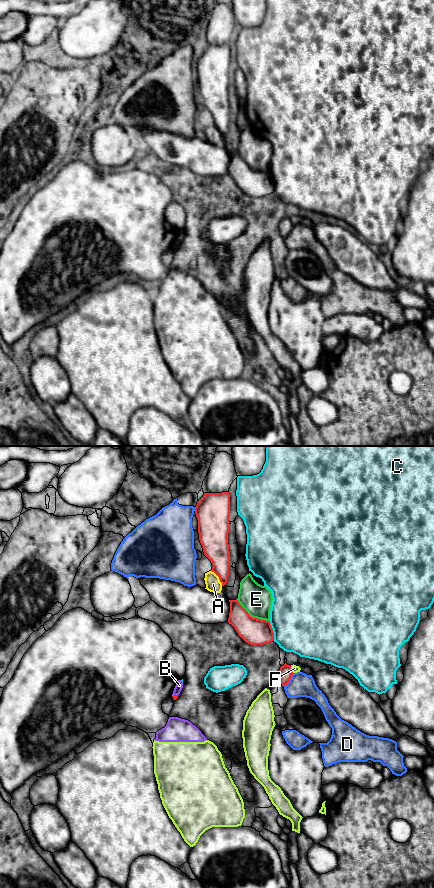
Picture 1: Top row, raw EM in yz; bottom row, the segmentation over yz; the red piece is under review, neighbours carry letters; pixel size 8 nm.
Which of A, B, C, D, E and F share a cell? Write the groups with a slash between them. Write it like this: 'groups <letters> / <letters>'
groups A / B F / C / D / E

